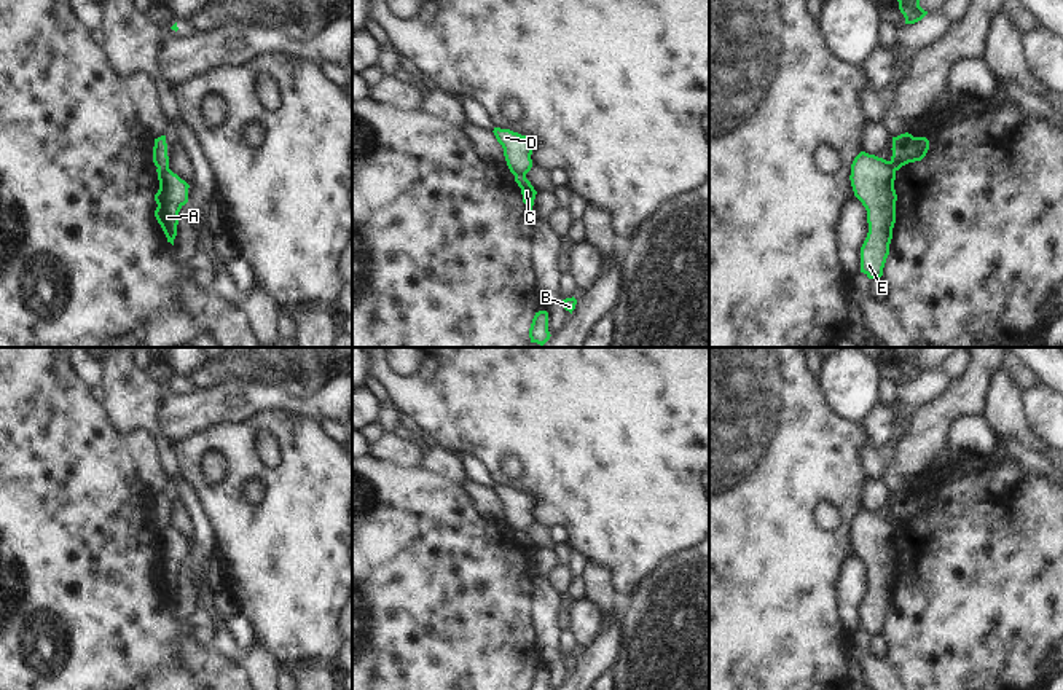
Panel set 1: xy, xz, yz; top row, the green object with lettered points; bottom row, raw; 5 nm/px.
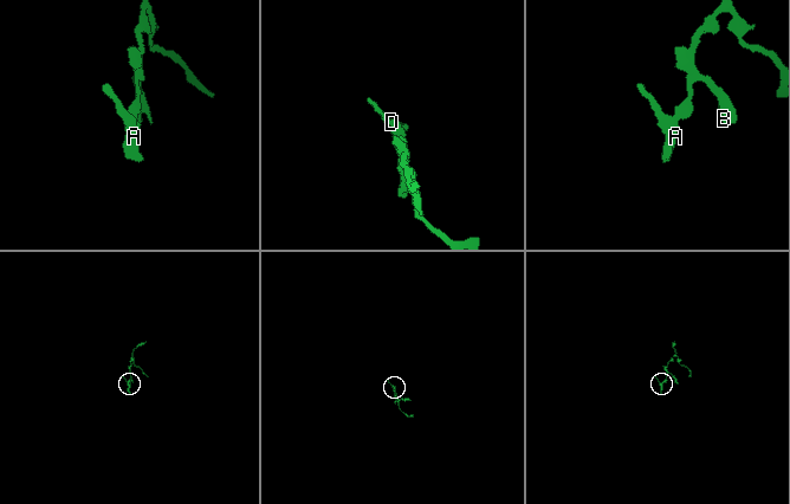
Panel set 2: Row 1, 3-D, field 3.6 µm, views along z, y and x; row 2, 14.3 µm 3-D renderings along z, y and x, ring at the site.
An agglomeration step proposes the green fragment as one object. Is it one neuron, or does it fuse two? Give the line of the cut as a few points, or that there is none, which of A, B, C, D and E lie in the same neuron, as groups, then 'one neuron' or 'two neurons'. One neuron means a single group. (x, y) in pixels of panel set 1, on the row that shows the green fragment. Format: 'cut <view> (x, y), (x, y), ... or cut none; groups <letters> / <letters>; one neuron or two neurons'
cut xy (168, 166), (158, 169); groups A D E / B C; two neurons

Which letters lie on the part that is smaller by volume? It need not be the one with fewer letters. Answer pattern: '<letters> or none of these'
A, D, E

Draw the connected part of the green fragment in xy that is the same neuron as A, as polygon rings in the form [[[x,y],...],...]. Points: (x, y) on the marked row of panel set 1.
[[[169,167],[156,169],[159,190],[155,194],[158,204],[155,217],[161,225],[167,242],[174,245],[178,225],[178,212],[188,202],[190,185],[174,174]]]

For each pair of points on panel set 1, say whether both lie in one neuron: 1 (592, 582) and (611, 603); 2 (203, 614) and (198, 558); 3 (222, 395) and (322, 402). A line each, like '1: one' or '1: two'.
1: one
2: two
3: one

